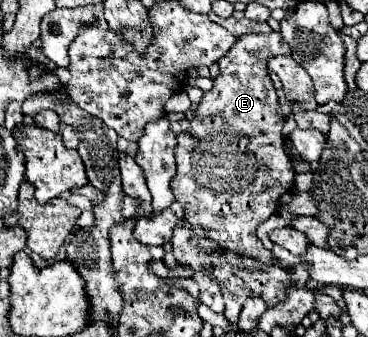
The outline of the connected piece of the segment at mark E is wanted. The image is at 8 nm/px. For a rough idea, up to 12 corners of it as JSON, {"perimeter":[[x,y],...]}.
{"perimeter":[[278,31],[238,37],[176,137],[184,219],[274,265],[256,227],[294,191]]}

